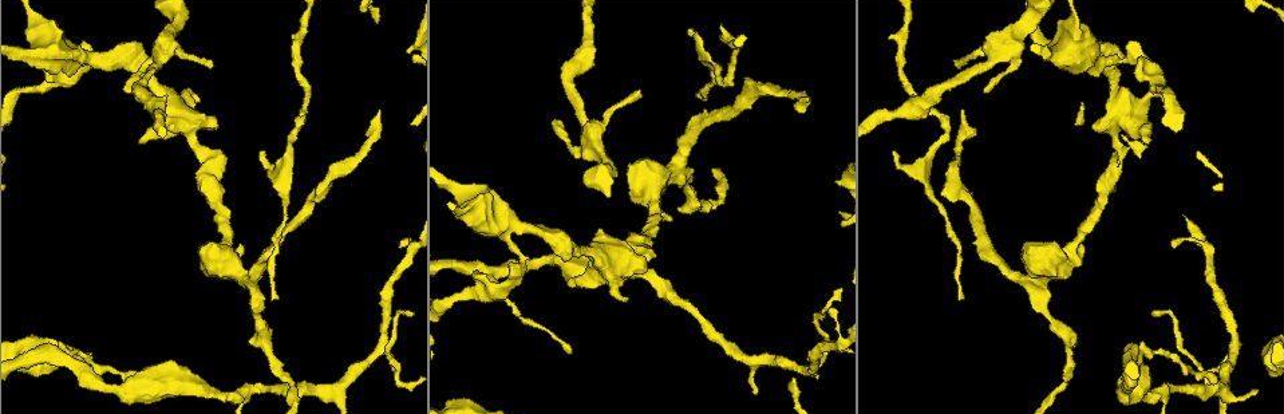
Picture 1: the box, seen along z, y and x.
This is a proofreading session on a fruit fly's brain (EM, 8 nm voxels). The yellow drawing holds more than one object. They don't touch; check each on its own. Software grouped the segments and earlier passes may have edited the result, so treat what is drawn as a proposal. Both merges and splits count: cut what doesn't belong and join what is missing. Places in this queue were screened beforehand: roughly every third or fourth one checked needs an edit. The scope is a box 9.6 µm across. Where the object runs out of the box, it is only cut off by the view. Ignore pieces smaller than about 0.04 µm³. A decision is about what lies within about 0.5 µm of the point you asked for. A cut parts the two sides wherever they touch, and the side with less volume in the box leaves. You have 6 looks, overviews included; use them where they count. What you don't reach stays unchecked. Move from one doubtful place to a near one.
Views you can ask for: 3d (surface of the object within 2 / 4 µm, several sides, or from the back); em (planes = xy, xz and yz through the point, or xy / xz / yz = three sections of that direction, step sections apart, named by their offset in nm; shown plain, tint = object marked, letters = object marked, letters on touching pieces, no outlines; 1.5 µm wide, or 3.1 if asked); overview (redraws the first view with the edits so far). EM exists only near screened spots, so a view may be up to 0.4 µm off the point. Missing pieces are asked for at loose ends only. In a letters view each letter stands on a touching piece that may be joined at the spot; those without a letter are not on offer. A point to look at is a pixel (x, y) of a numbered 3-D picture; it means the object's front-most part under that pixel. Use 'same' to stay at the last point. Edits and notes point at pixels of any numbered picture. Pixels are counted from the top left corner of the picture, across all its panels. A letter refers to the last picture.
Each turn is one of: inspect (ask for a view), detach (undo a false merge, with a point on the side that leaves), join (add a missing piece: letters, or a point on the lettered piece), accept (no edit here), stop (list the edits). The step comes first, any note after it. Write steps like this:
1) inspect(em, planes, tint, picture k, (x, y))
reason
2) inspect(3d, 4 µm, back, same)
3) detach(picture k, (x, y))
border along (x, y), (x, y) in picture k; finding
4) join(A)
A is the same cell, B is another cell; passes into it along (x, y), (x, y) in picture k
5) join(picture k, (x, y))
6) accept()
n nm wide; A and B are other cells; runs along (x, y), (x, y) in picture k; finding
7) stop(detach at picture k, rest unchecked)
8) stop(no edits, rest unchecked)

inspect(3d, 4 µm, picture 1, (197, 387))
thick turns thin

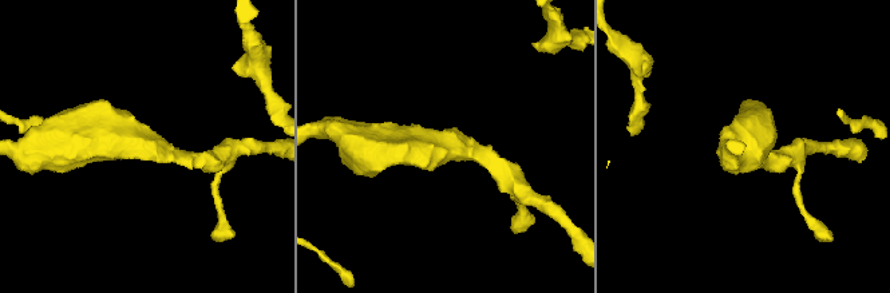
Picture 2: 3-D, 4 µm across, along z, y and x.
inspect(em, yz, step 8, tint, picture 2, (148, 150))

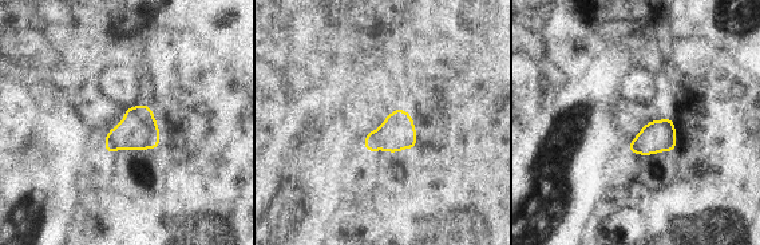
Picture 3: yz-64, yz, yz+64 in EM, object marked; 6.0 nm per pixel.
inspect(em, planes, letters, same)
cut it another way

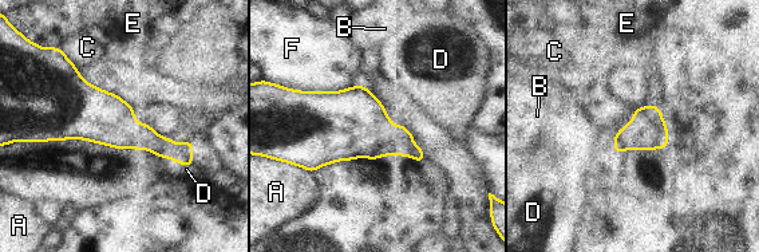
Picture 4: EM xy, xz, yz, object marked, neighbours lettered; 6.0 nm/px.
accept()
360 nm wide; A, B, C, D, E and F are other cells; border along (267, 81), (312, 91), (355, 86) in picture 4; one cell here

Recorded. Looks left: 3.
inspect(3d, 2 µm, picture 1, (1119, 58))
a narrow waist

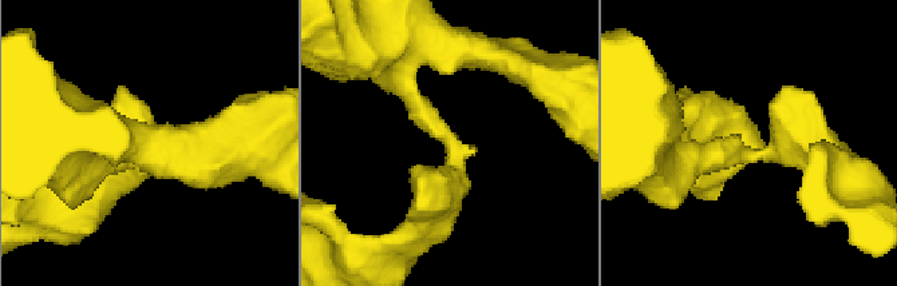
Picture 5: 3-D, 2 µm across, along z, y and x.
inspect(em, planes, letters, picture 5, (747, 156))
arms of 280, 320 nm

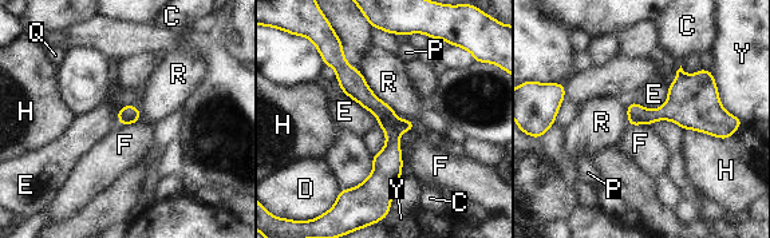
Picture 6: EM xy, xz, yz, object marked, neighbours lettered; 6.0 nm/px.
accept()
110 nm wide; C, D, E, F, H, P, Q, R and Y are other cells; runs along (339, 55), (391, 125), (380, 198) in picture 6; continuous, no second cell

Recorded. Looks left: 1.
inspect(em, planes, letters, picture 1, (271, 300))
free end

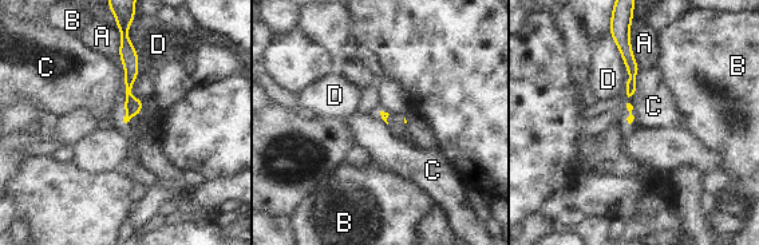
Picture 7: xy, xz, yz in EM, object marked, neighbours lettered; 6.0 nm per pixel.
accept()
A, B, C and D are other cells; border along (640, 67), (636, 90), (628, 98) in picture 7; no lettered piece goes on from it

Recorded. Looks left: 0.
stop(no edits, rest unchecked)

